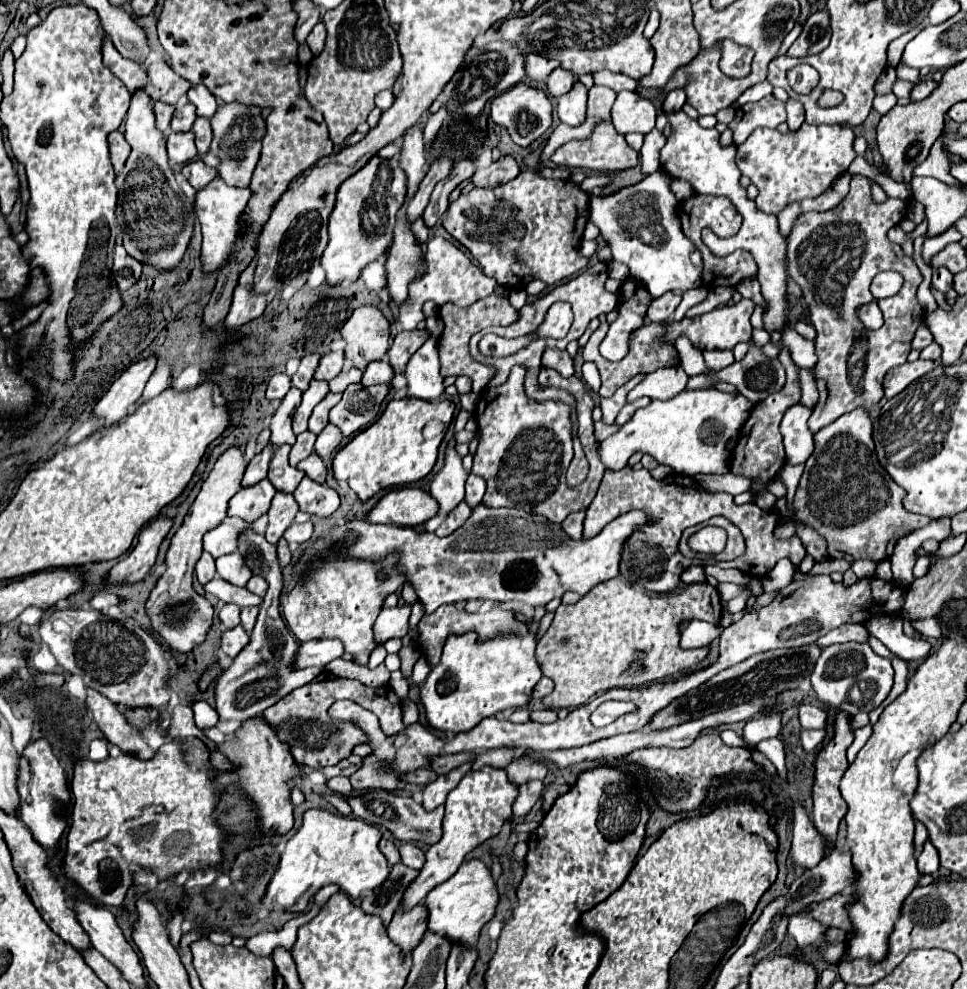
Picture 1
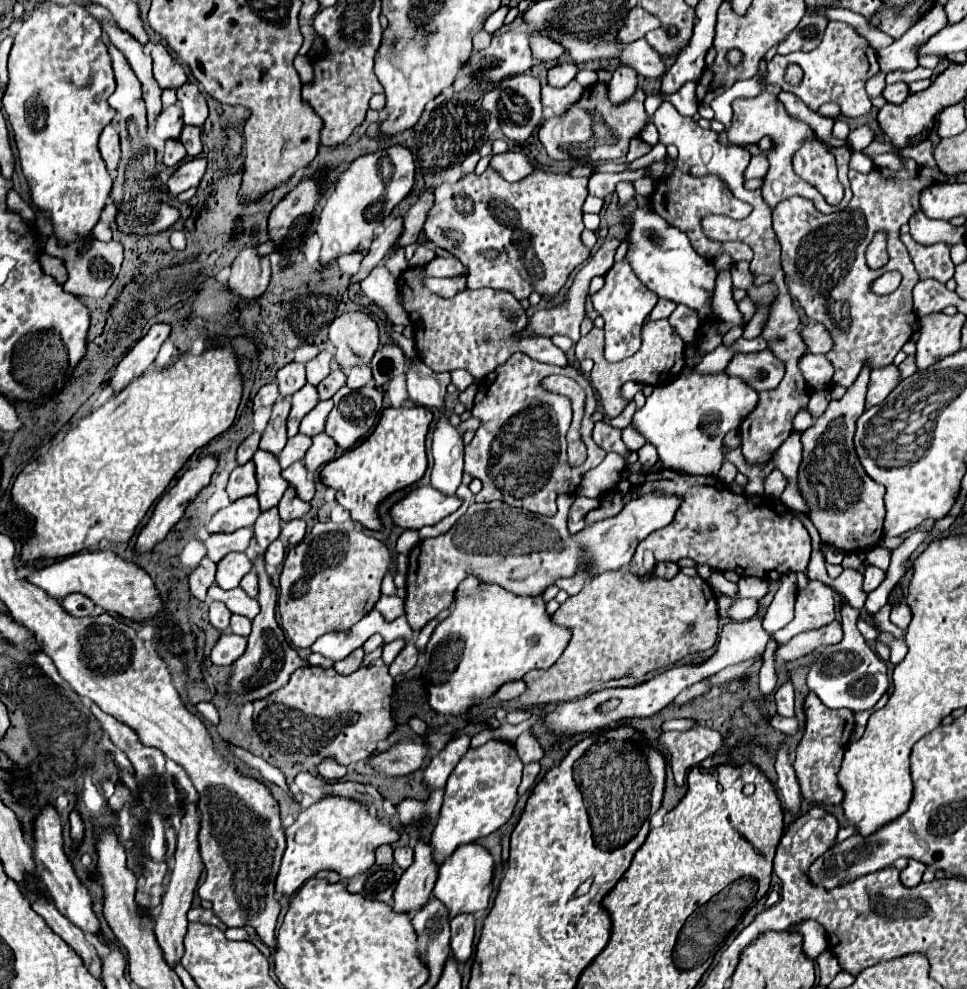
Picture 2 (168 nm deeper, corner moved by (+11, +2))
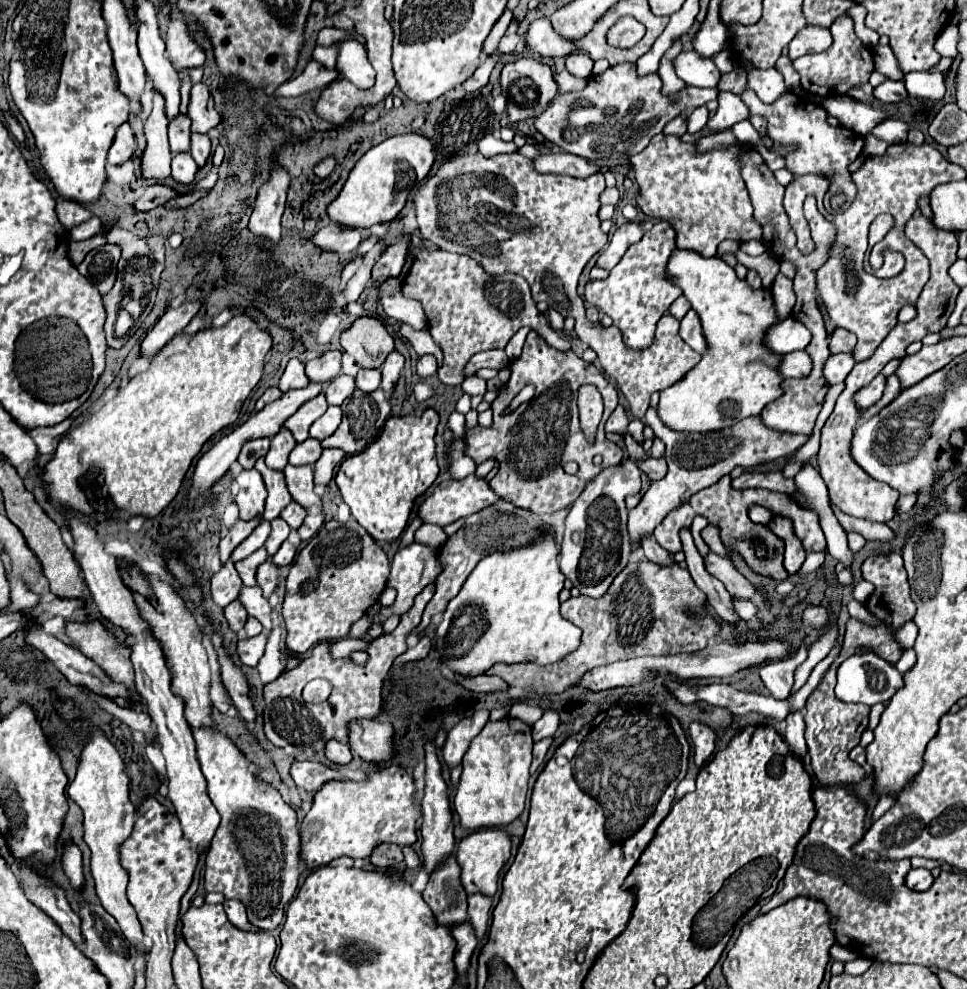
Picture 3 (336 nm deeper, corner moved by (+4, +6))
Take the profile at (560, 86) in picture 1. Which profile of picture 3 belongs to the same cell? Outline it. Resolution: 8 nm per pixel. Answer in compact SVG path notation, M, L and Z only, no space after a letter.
M571 53L565 59L565 69L575 77L589 77L593 69L593 59L587 53Z

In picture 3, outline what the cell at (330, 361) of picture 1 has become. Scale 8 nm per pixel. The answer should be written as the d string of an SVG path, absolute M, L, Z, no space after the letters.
M325 351L321 357L307 361L305 373L315 383L329 383L341 373L341 351Z

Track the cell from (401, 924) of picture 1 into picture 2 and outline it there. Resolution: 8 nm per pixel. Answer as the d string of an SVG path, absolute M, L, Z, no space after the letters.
M418 839L414 847L414 863L404 871L394 891L394 907L398 911L418 911L430 897L438 877L438 863L432 859L430 843Z

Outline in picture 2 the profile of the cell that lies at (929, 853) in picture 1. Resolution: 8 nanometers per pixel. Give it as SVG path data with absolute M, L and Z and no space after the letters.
M910 859L910 861L908 861L908 867L900 873L900 881L902 881L902 885L904 885L904 887L914 887L914 885L918 885L920 879L922 879L924 869L926 869L924 863Z

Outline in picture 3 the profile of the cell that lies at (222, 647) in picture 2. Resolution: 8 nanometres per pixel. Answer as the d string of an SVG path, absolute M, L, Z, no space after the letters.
M261 633L261 635L255 635L255 637L247 637L247 639L237 641L239 661L241 661L243 665L255 667L257 661L261 659L263 651L265 651L265 643L267 643L267 637L265 637L263 633Z

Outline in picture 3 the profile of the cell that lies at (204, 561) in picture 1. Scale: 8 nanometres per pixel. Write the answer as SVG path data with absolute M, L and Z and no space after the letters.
M227 561L211 577L211 599L219 607L225 607L225 605L229 605L231 601L237 599L241 587L243 587L243 583L241 583L241 579L239 579L239 575L237 575L237 571L233 567L233 561Z

